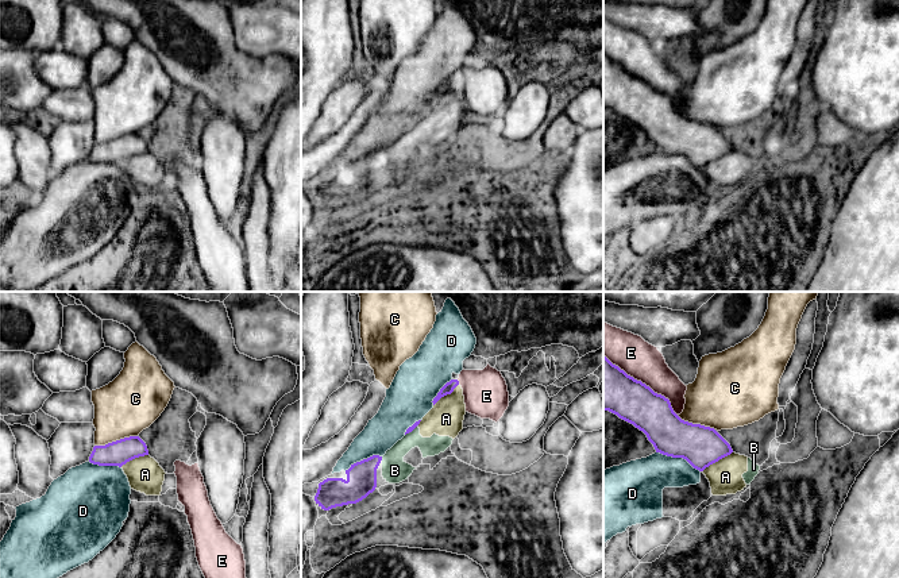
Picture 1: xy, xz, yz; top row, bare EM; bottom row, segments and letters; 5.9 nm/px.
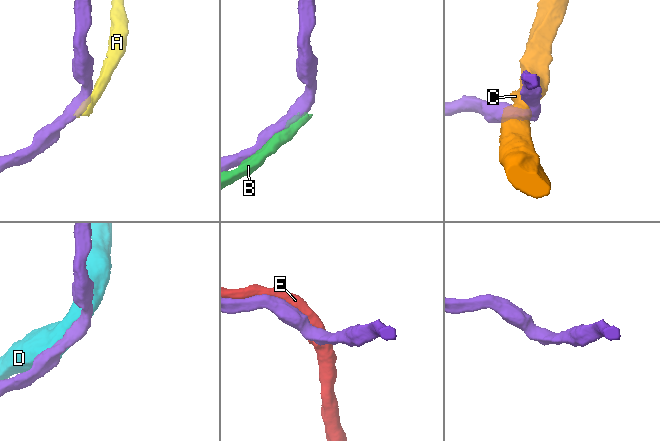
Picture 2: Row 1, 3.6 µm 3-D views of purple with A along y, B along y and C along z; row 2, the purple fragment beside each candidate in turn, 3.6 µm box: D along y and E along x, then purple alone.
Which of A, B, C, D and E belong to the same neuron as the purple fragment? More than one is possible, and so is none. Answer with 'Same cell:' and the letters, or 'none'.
Same cell: none

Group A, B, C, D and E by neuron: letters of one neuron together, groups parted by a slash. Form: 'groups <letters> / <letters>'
groups A B / C / D / E

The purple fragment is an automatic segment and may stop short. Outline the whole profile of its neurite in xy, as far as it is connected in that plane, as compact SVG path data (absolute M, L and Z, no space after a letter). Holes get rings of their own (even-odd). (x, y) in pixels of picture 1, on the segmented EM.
M139 436L124 438L105 446L94 446L89 462L99 466L119 466L148 455L146 443Z

